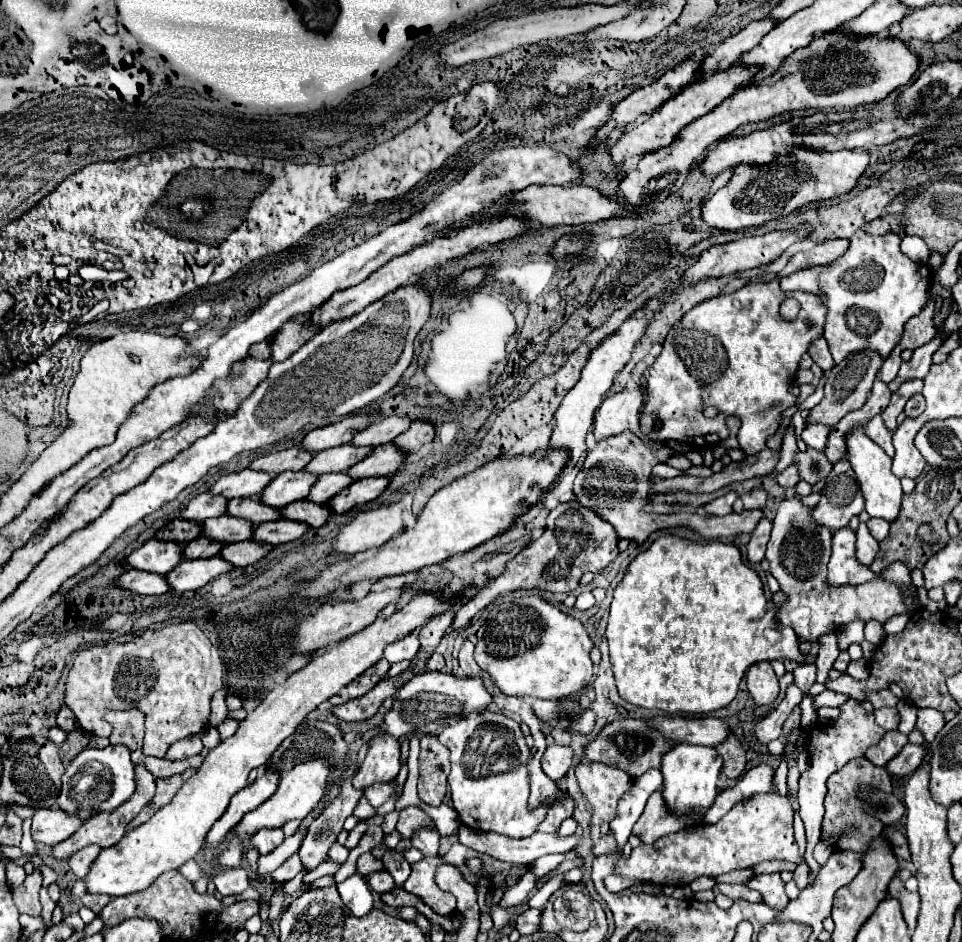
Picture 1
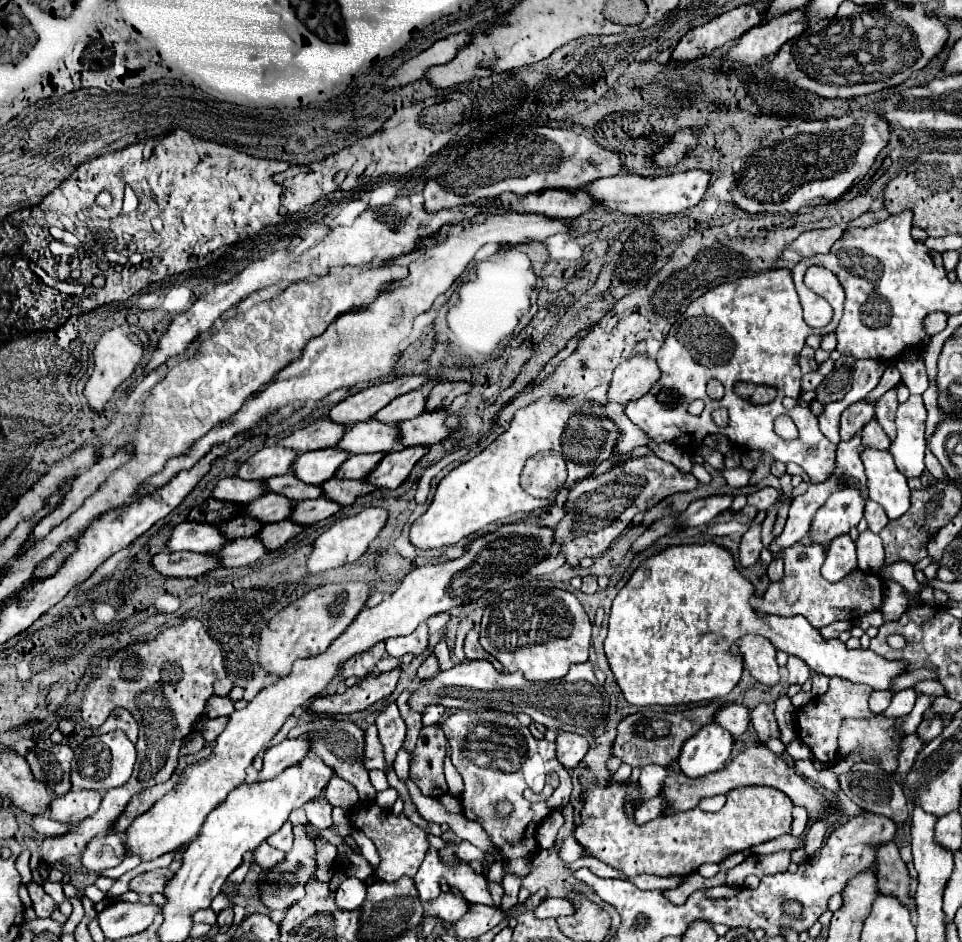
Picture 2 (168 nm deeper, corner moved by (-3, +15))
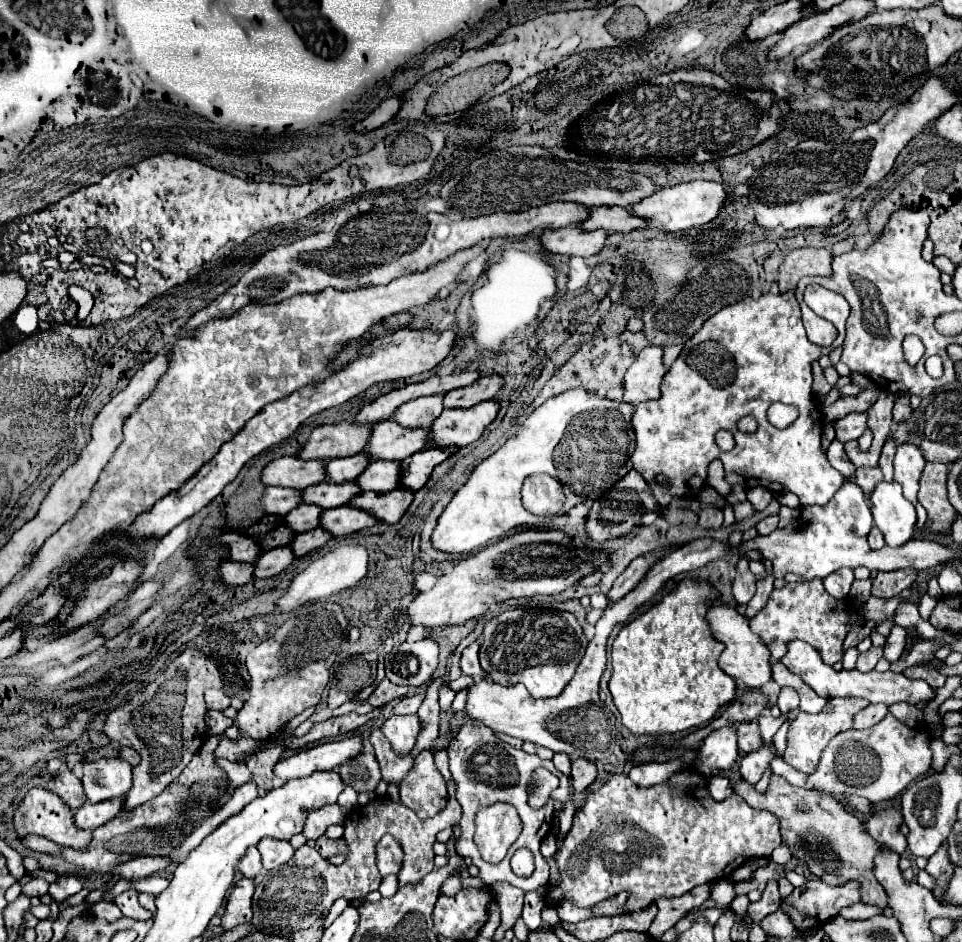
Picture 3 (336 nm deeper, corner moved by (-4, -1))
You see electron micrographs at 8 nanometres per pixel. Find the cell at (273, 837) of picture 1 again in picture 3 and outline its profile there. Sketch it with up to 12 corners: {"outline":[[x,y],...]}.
{"outline":[[263,838],[257,848],[265,870],[293,858],[285,840]]}

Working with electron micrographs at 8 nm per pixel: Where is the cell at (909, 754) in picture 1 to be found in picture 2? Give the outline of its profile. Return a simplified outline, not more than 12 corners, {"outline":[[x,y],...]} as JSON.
{"outline":[[940,718],[922,720],[918,726],[918,736],[928,744],[944,728]]}

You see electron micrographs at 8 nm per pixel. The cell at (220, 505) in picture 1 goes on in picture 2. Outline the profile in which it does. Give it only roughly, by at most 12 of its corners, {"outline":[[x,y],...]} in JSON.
{"outline":[[224,478],[214,498],[248,504],[268,490],[264,480]]}

